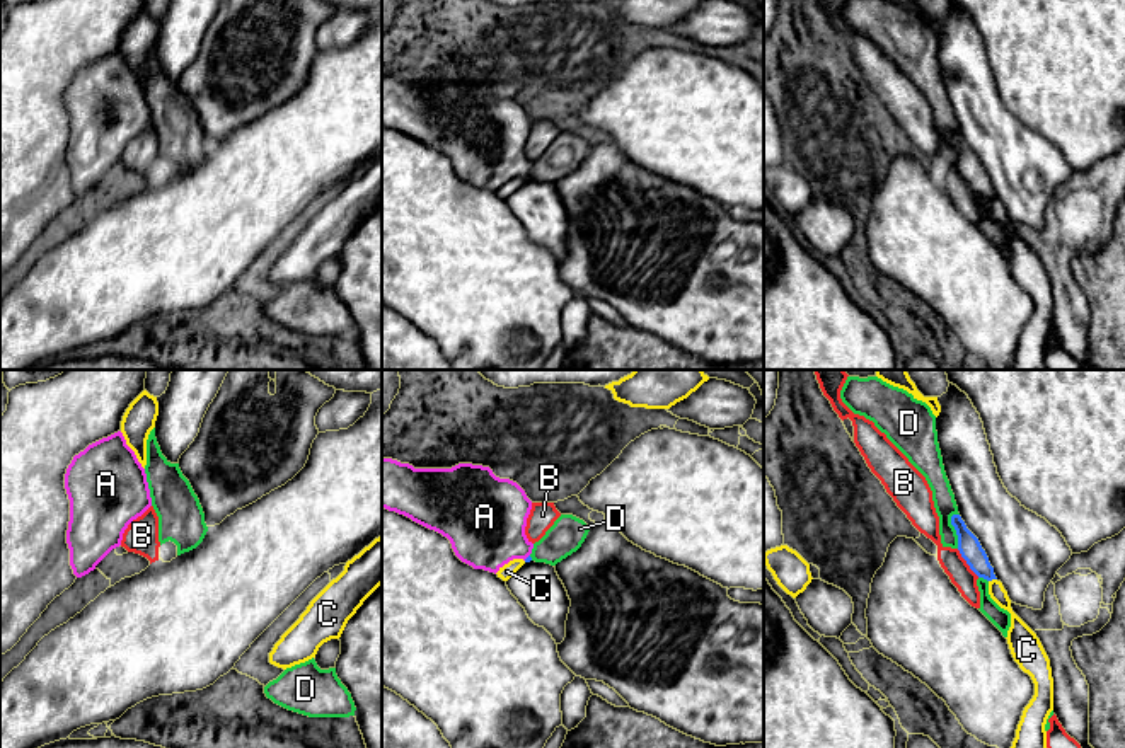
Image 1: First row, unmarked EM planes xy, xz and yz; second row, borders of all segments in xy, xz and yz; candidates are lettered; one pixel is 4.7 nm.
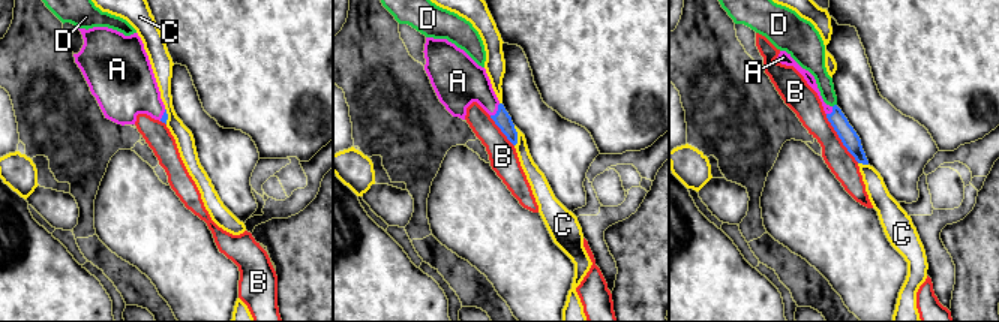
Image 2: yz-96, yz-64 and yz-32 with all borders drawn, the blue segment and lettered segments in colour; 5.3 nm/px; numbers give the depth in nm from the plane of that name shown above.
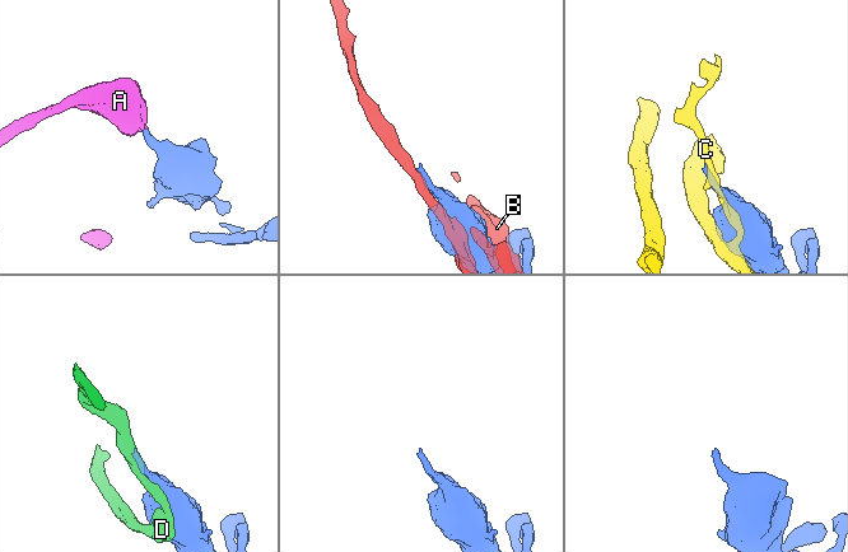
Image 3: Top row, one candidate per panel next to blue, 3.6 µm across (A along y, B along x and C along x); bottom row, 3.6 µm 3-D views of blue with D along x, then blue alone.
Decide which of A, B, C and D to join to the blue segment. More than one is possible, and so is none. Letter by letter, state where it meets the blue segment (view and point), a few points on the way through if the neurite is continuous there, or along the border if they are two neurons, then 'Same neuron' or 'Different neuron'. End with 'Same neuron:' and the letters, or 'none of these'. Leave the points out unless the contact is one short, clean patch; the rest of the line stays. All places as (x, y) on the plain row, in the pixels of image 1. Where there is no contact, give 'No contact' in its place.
A: Touches blue at xz (527, 176). Path across: xz (529, 176), (527, 176), (486, 142). Same neuron
B: Touches blue at yz (967, 181). Different neuron
C: Touches blue at yz (992, 196). Different neuron
D: Touches blue at yz (955, 147). Different neuron
Same neuron: A

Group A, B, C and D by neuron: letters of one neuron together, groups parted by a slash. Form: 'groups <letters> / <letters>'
groups A / B D / C

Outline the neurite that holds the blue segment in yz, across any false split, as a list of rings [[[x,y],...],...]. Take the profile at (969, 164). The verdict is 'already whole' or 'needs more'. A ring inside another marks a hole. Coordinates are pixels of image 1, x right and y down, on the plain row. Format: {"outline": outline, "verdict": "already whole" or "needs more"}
{"outline": [[[960,133],[951,135],[951,143],[955,145],[958,153],[958,169],[970,187],[978,196],[984,196],[987,199],[997,198],[994,193],[994,186],[990,184],[989,175],[982,167],[978,157],[966,147]]], "verdict": "already whole"}

